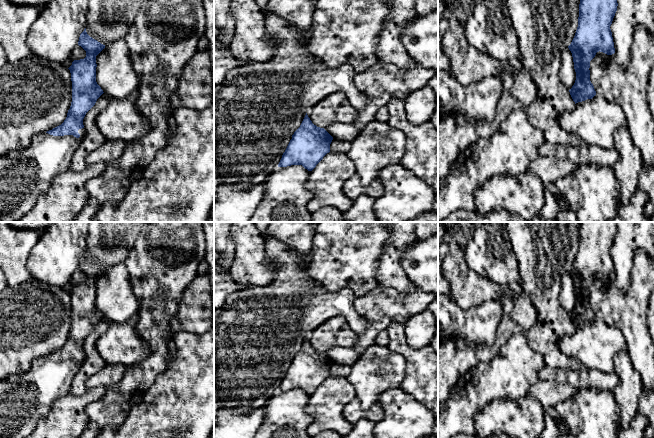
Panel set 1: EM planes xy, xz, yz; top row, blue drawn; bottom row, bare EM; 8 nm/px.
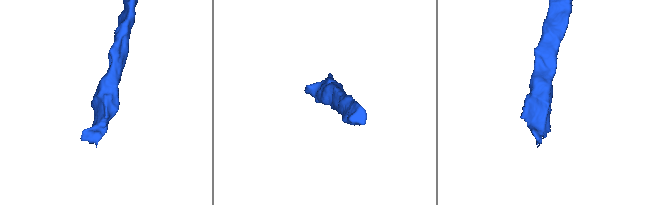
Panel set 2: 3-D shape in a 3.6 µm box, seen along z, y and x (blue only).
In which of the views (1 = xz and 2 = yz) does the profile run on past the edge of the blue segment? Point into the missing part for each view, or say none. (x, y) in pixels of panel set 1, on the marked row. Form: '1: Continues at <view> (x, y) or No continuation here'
1: No continuation here
2: No continuation here

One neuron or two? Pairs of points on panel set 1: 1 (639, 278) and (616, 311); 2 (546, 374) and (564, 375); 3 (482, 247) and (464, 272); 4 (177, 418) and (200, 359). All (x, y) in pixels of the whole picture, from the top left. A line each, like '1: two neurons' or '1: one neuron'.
1: one neuron
2: one neuron
3: two neurons
4: one neuron

